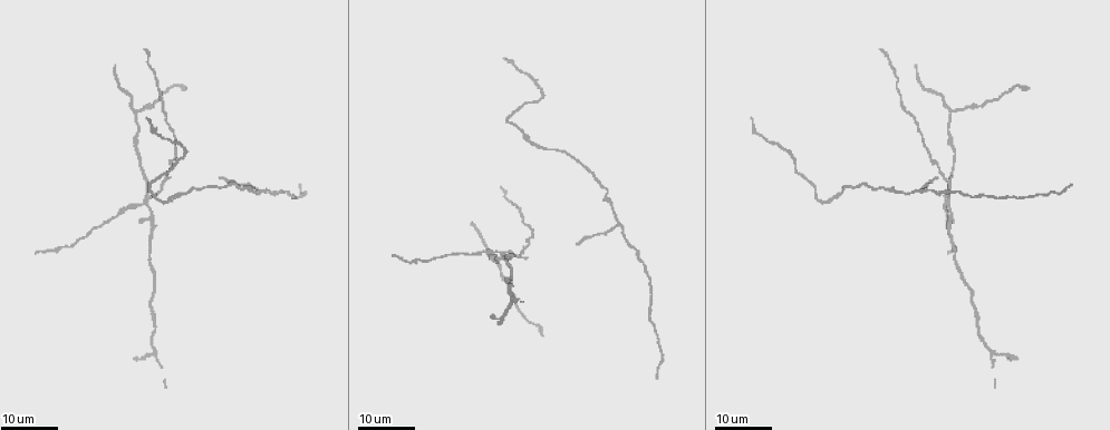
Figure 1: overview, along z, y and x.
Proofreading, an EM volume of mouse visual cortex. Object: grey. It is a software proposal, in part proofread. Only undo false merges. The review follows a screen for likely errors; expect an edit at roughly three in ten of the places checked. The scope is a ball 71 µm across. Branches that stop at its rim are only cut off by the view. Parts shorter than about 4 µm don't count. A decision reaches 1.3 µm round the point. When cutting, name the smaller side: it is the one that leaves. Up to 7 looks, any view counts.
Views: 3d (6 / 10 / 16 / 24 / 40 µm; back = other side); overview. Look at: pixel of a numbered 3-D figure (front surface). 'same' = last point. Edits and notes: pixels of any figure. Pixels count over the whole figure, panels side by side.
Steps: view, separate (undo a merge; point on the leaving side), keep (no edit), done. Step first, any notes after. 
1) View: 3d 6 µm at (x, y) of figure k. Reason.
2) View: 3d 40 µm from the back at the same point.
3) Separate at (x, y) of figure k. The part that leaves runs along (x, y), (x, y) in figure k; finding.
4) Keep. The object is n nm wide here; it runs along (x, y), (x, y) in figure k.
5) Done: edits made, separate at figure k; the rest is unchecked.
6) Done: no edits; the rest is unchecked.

View: 3d 16 µm at (953, 109) of figure 1.

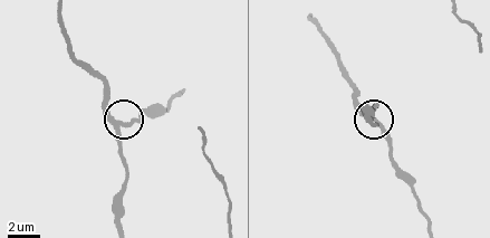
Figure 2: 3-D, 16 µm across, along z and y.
View: 3d 6 µm at (118, 126) of figure 2.

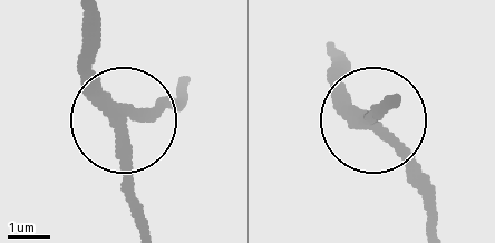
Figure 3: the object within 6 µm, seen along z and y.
Keep. 3 arms meet here; it runs along (139, 223), (128, 149), (86, 46) in figure 3; one neuron here.

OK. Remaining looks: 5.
View: 3d 16 µm at (949, 197) of figure 1. Four arms meet.

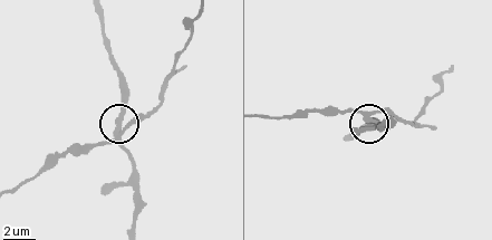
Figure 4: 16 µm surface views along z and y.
View: 3d 10 µm at (118, 125) of figure 4.

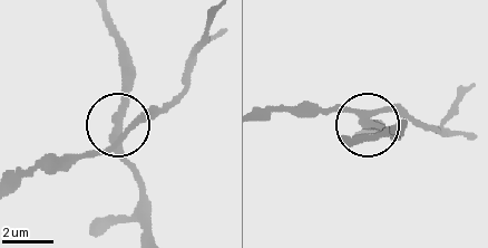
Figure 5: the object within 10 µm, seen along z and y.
Separate at (80, 156) of figure 5. 4 arms meet here; the part that leaves runs along (116, 144), (177, 95), (188, 56), (212, 18) in figure 5; a second neuron is stuck on.

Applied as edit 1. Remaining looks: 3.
View: overview.

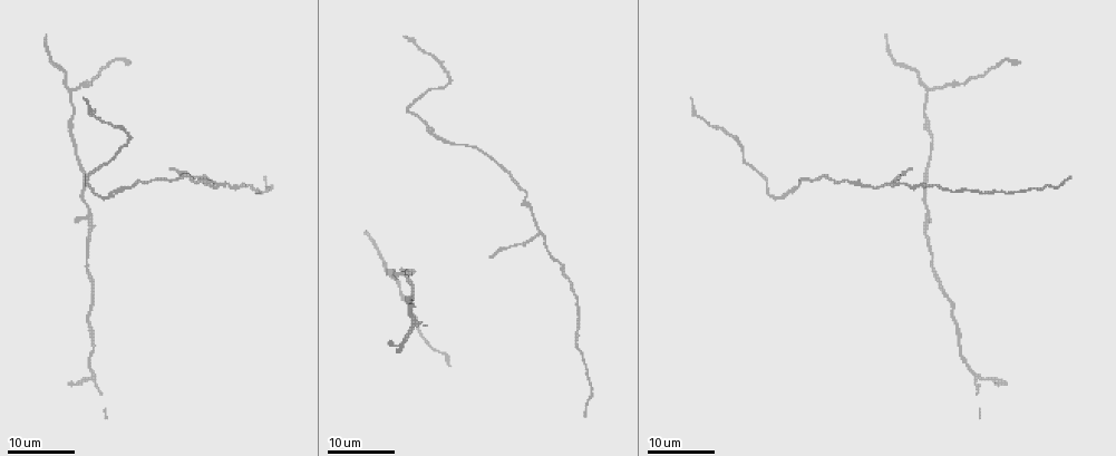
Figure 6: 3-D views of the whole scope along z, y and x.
View: 3d 24 µm at (978, 375) of figure 6. Three-way junction.

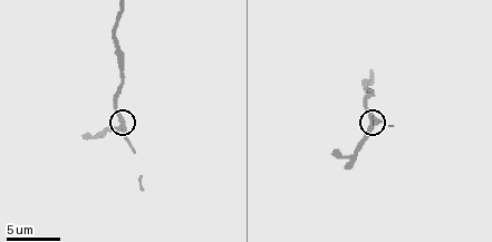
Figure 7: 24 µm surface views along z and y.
View: 3d 6 µm at (122, 124) of figure 7. Zoom in.

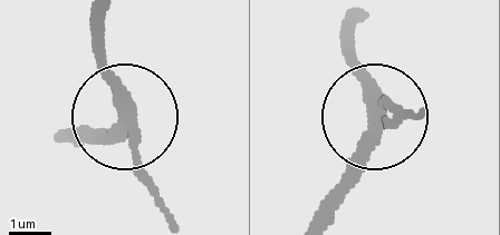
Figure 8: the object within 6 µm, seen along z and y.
Keep. It runs along (355, 23), (373, 129), (316, 212) in figure 8; all the same neuron.

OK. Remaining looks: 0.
Done: edits made, separate at figure 5; the rest is unchecked.

